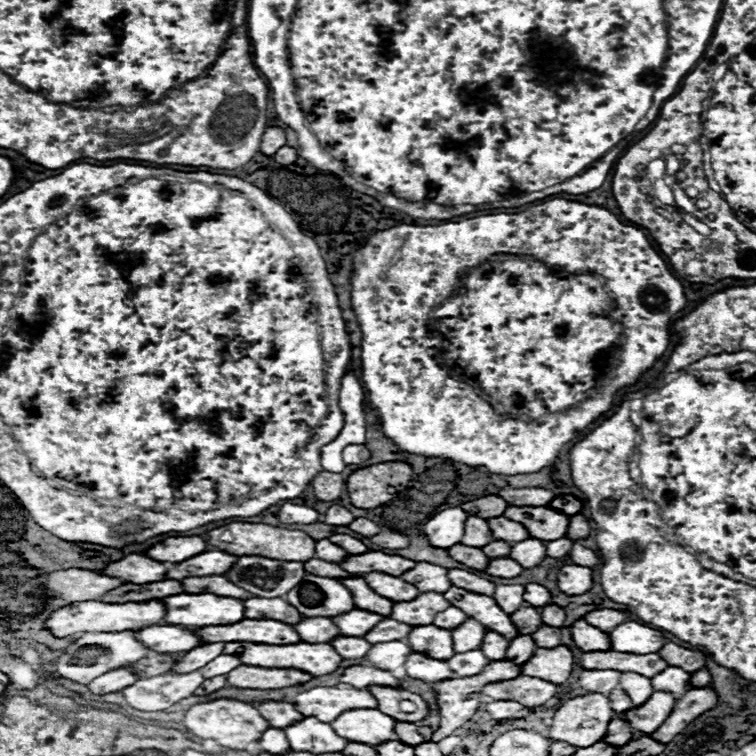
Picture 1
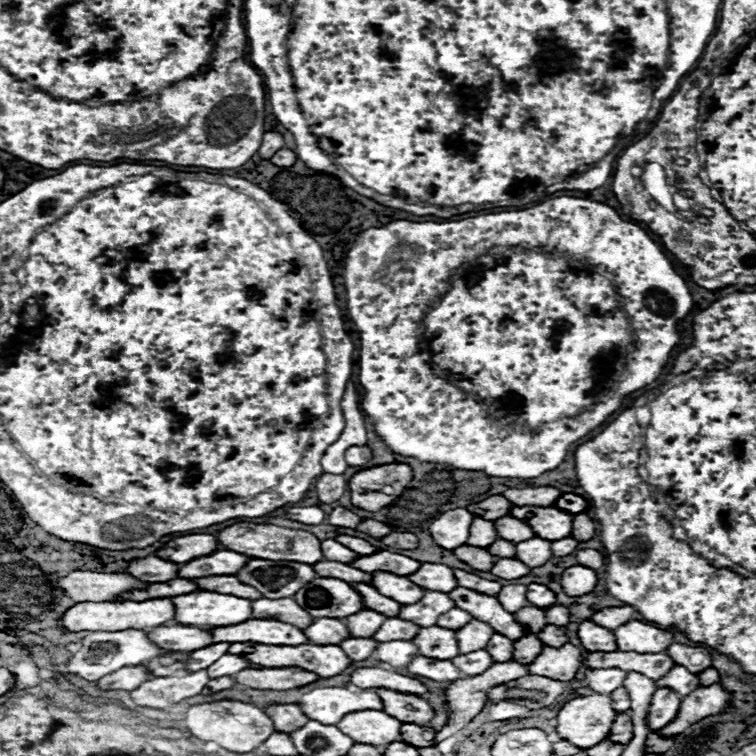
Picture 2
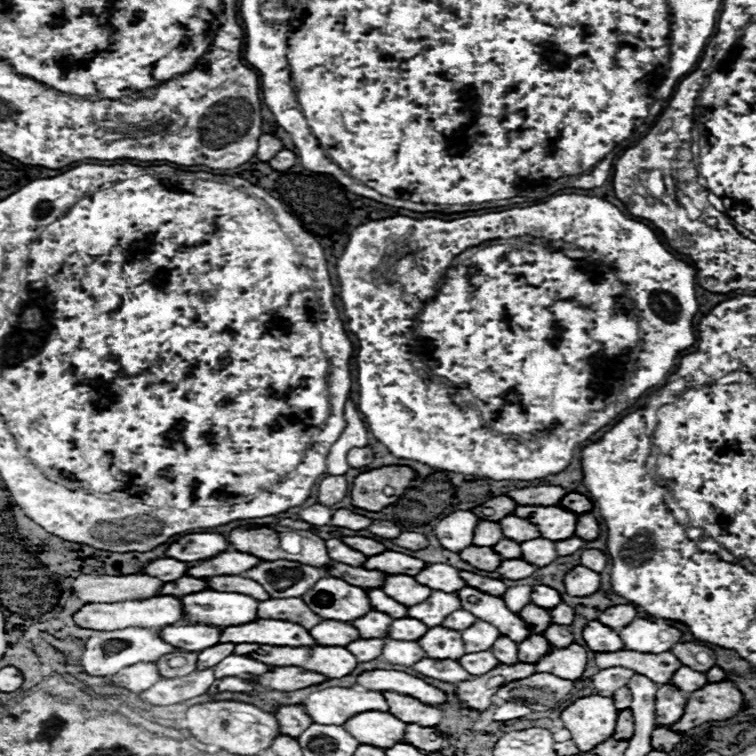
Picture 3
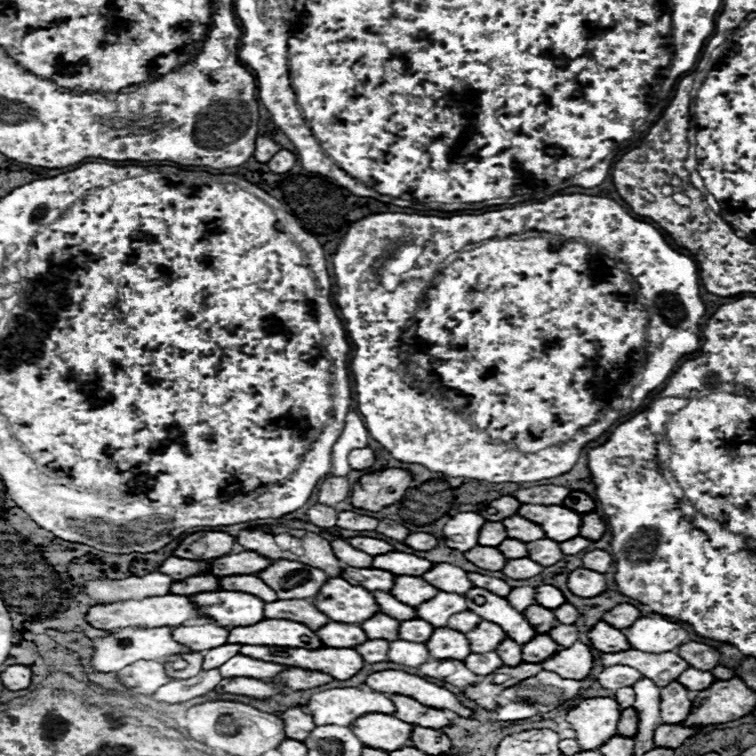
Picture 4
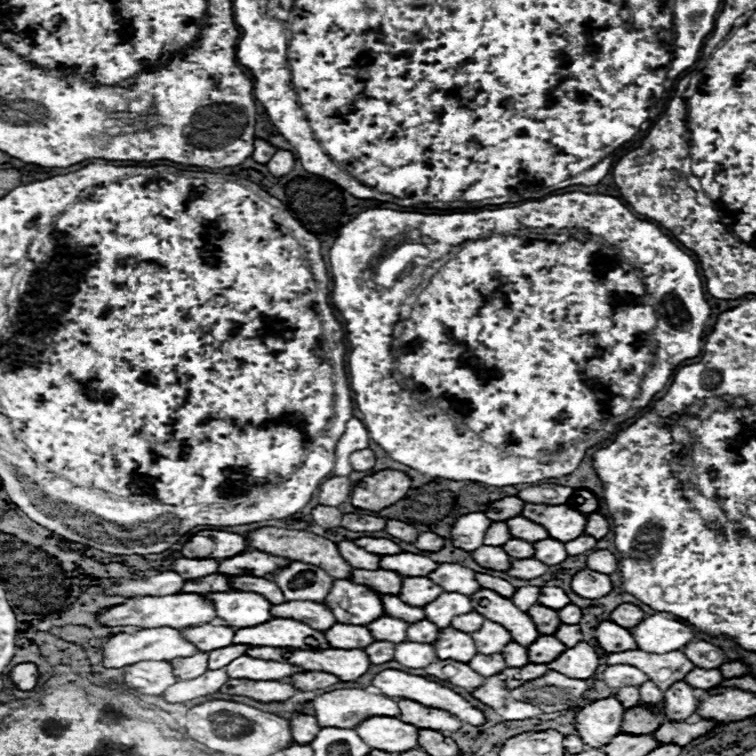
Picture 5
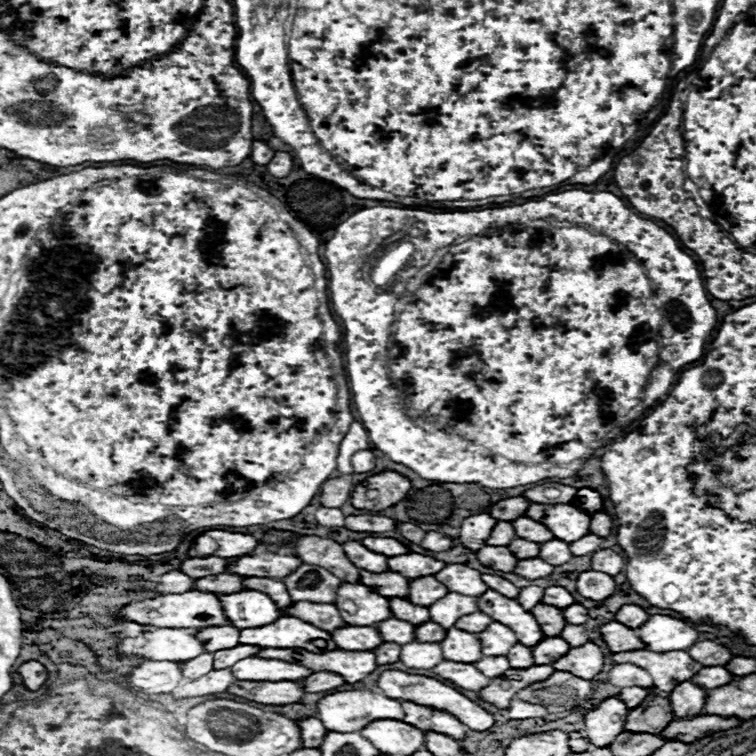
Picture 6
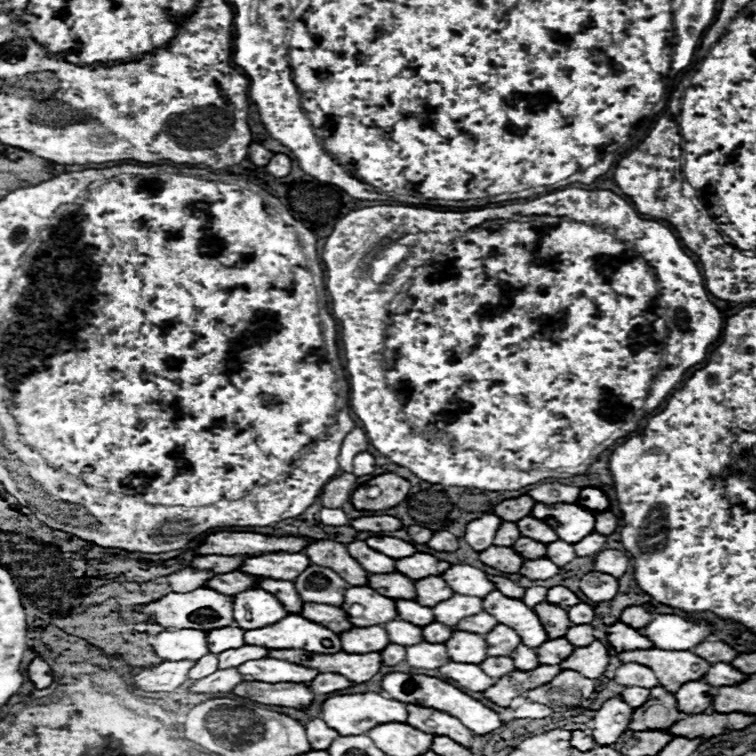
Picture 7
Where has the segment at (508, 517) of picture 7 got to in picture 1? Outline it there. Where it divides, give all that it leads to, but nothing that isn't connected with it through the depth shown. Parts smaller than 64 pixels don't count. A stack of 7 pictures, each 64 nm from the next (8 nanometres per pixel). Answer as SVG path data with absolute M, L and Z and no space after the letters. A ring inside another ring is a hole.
M484 496L480 500L472 500L462 504L462 508L478 518L498 518L508 508L508 502L500 500L500 496Z

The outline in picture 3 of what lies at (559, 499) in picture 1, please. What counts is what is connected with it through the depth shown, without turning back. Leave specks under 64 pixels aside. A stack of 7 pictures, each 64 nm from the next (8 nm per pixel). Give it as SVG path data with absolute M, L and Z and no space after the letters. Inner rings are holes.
M570 492L568 496L564 496L564 500L560 500L560 506L570 512L576 512L576 514L592 512L592 508L594 508L594 504L590 500L586 500L584 494L578 494L578 492Z

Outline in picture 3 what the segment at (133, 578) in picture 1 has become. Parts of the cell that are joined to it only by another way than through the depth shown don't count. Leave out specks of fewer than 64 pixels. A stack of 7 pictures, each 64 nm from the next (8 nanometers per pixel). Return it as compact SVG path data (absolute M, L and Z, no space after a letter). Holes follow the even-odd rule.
M158 558L158 560L152 560L144 568L144 574L160 576L160 580L172 582L172 580L182 578L188 572L190 566L192 566L190 562L180 562L180 560L174 560L174 558Z

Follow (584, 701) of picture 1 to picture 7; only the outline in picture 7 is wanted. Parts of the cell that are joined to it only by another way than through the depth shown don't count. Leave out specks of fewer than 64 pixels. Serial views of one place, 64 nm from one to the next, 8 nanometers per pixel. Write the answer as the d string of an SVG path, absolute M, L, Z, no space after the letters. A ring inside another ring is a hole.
M610 698L592 720L592 738L596 744L614 744L630 726L634 710L620 698Z

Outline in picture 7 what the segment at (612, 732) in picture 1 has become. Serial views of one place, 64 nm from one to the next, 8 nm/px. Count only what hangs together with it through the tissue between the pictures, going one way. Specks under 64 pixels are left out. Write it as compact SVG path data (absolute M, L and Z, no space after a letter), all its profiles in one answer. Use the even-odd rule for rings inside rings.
M662 686L650 690L650 698L644 706L636 708L632 714L630 728L670 728L680 720L682 712L676 706L676 696L666 692Z

